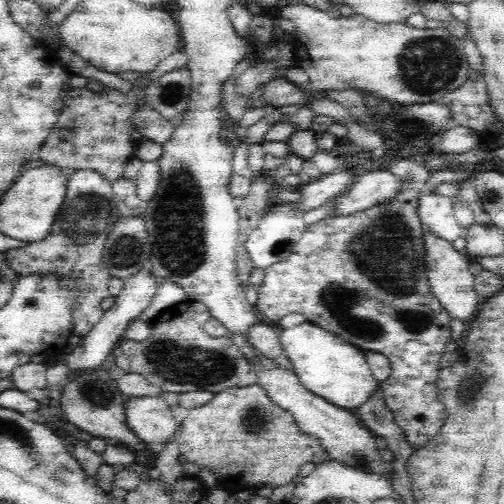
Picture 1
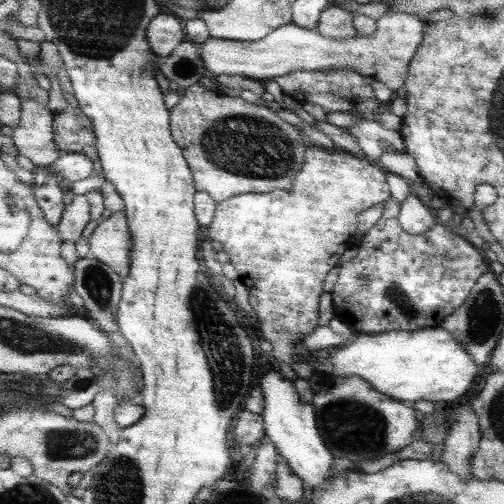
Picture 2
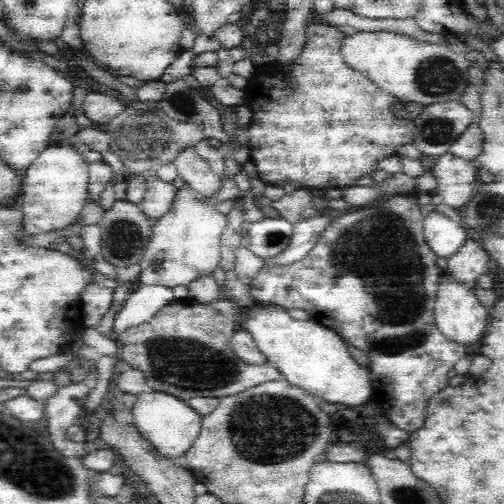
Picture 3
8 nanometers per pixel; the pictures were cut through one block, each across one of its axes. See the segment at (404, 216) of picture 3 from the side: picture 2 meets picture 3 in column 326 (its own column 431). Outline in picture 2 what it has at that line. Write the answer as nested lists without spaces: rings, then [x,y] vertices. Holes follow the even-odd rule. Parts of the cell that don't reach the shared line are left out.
[[[381,218],[363,234],[357,244],[355,256],[349,262],[341,262],[337,268],[337,280],[331,290],[335,318],[347,324],[349,330],[355,334],[439,328],[441,322],[465,302],[473,284],[483,274],[487,274],[487,264],[483,262],[483,256],[453,228],[441,226],[441,222],[437,222],[423,234],[409,234],[397,224],[397,218]]]

